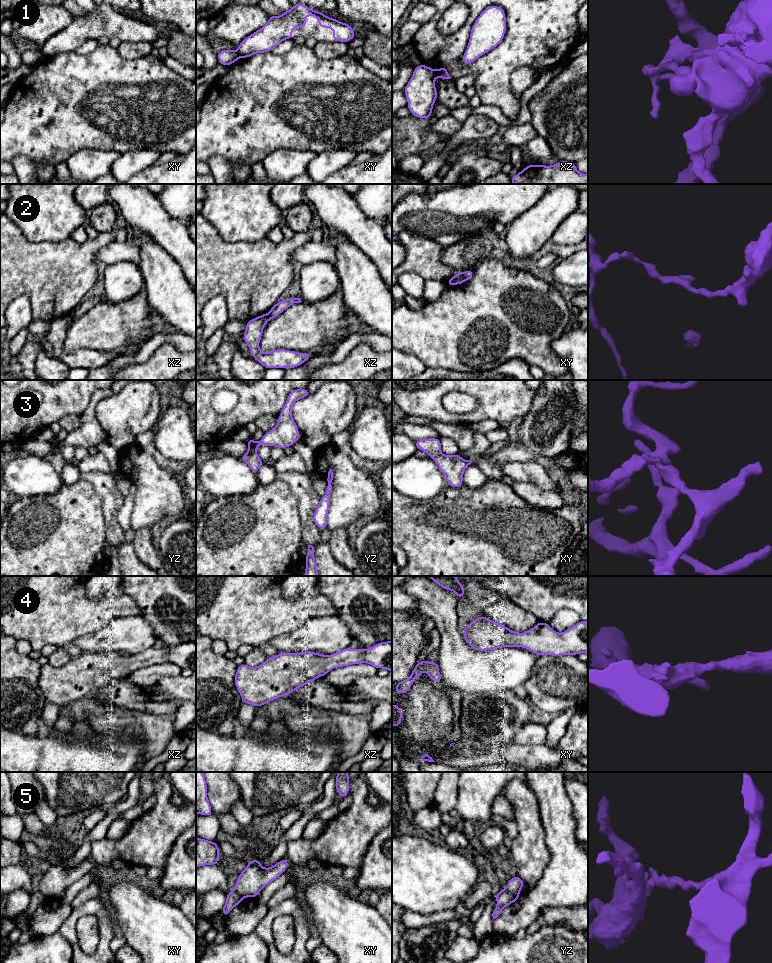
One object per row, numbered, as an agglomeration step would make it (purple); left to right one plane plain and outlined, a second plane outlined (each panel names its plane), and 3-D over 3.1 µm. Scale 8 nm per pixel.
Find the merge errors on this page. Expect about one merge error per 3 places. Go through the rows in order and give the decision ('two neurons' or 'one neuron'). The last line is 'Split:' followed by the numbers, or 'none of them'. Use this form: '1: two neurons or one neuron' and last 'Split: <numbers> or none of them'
1: two neurons
2: two neurons
3: one neuron
4: one neuron
5: two neurons
Split: 1, 2, 5

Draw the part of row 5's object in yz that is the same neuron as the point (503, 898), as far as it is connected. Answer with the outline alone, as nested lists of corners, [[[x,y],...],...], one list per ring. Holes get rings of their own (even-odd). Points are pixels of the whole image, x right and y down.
[[[506,889],[500,890],[496,894],[497,906],[492,914],[493,919],[497,918],[506,906],[509,906],[512,902],[517,902],[518,898],[518,894],[509,893]]]

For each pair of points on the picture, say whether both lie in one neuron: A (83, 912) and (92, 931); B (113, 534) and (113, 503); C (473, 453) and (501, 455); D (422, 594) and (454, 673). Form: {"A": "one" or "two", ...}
{"A": "two", "B": "one", "C": "two", "D": "one"}

